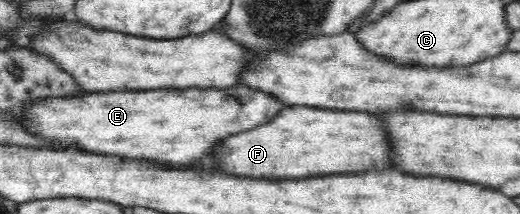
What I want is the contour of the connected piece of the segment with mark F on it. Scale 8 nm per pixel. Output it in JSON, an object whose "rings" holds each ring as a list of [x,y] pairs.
{"rings":[[[288,106],[268,123],[262,123],[258,129],[250,129],[246,133],[232,135],[222,145],[214,149],[214,157],[218,159],[218,168],[228,171],[227,175],[242,178],[267,180],[292,180],[311,178],[350,171],[386,171],[392,169],[388,159],[388,135],[384,135],[384,127],[380,127],[380,119],[372,119],[372,115],[358,111],[328,111],[325,108],[307,106]]]}

